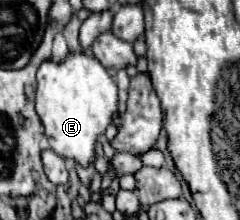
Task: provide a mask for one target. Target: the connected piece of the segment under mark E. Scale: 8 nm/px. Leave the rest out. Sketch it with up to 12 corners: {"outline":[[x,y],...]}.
{"outline":[[84,52],[38,68],[50,148],[82,166],[112,124],[118,88]]}

